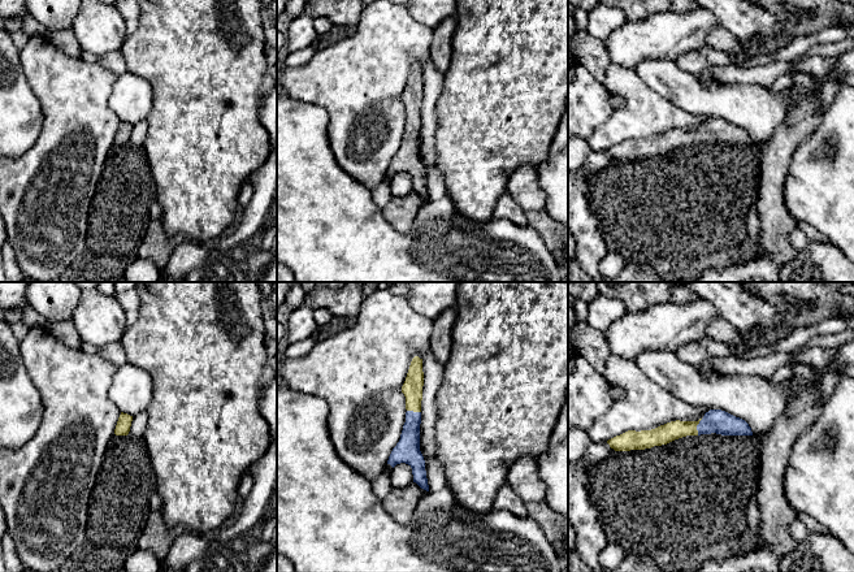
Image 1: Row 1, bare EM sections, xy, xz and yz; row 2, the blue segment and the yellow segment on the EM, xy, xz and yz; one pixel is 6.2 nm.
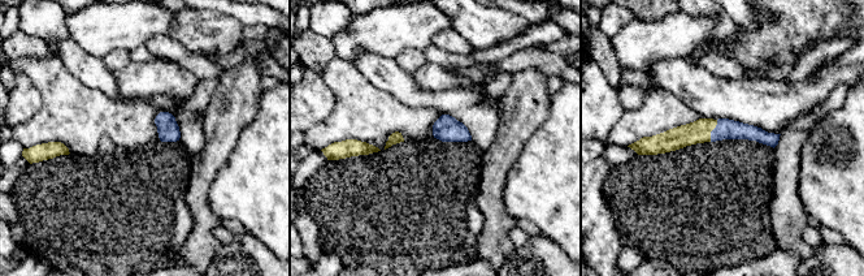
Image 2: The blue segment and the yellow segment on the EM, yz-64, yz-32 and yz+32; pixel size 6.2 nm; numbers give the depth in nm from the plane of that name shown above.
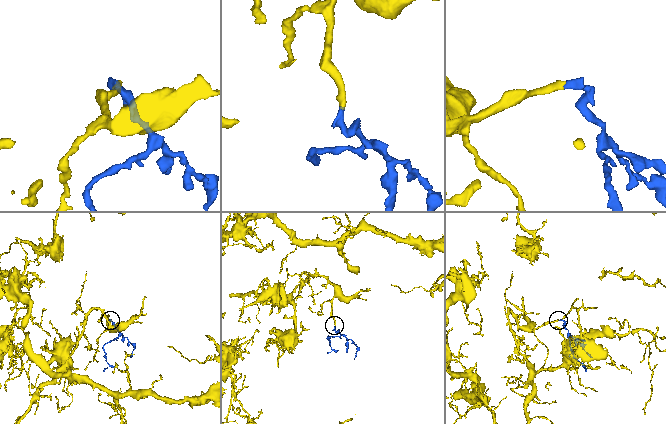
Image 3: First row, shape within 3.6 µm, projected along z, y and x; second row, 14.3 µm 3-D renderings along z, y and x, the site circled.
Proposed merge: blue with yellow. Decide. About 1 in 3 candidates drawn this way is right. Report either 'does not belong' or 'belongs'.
belongs

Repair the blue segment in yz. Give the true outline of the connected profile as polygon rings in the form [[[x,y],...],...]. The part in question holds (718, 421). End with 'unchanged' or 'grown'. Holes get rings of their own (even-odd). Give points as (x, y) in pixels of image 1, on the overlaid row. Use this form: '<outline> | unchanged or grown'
[[[710,410],[698,421],[671,421],[651,430],[628,430],[607,441],[615,451],[645,450],[686,436],[753,436],[749,424],[721,410]]] | grown

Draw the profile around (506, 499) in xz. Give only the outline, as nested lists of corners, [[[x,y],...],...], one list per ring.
[[[507,484],[497,493],[493,510],[507,511],[521,519],[528,517],[524,500]]]

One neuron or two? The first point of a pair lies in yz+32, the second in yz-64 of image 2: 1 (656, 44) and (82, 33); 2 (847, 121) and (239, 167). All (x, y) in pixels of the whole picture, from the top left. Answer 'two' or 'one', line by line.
1: one
2: one

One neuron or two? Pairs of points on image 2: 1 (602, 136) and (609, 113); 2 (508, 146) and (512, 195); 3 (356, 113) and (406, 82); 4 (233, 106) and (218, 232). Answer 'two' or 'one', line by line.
1: one
2: two
3: two
4: two

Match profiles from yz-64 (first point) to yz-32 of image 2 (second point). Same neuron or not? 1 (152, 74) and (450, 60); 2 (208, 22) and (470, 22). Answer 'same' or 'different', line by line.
1: different
2: same

